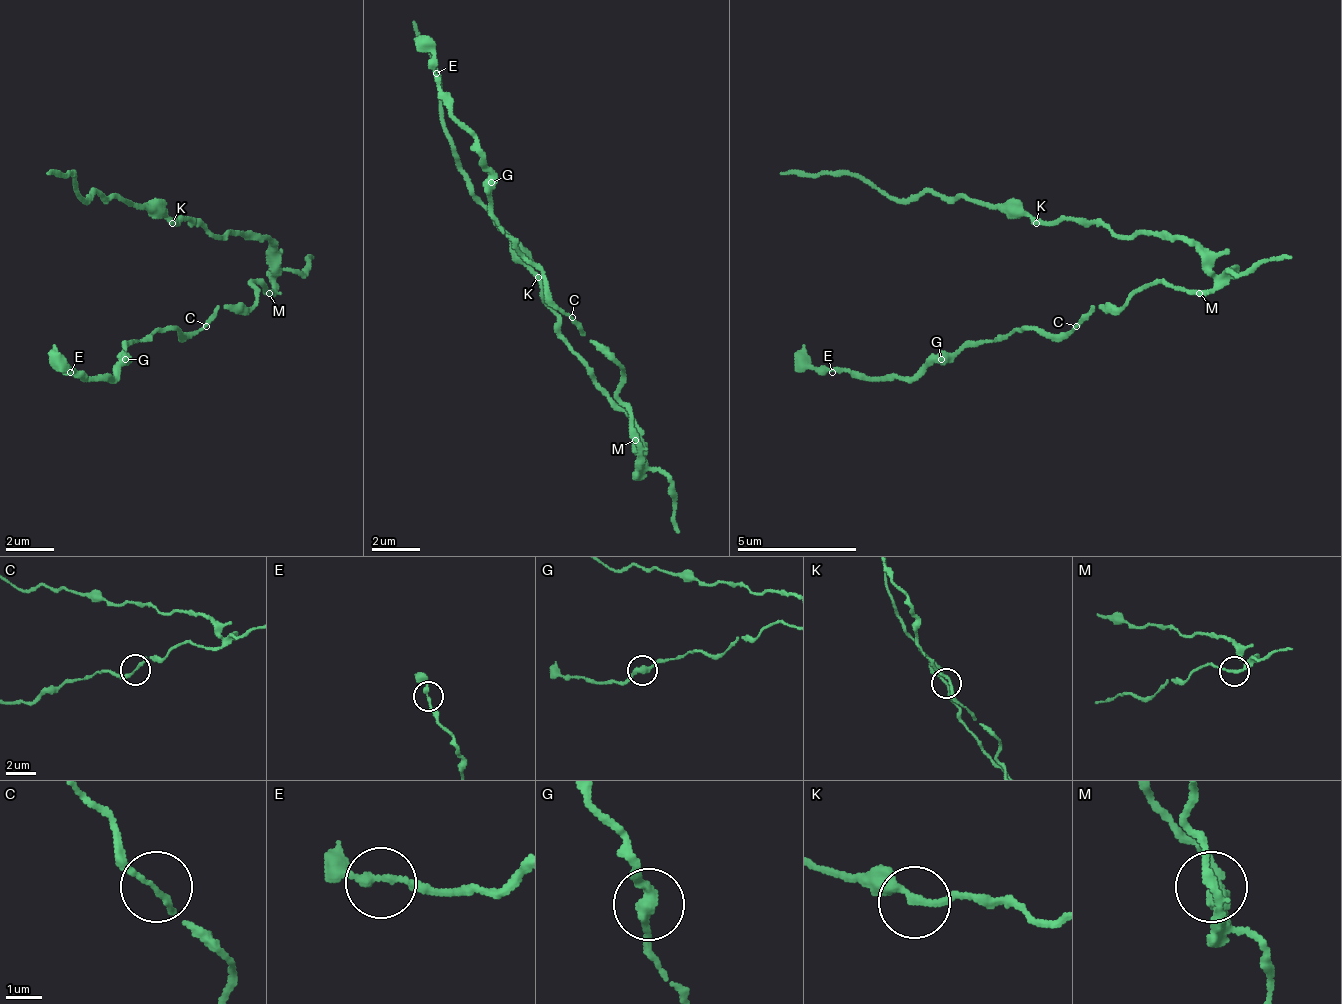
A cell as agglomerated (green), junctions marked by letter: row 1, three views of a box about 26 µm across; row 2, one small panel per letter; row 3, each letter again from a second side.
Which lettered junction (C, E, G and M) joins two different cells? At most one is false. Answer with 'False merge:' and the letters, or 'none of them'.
False merge: none of them

